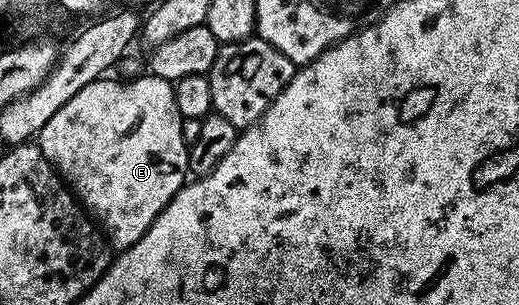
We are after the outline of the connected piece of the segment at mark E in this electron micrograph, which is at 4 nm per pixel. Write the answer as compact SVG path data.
M144 73L140 79L131 79L128 83L122 83L119 79L111 78L100 77L93 80L89 85L85 85L85 89L81 89L67 104L61 105L61 109L57 110L57 113L54 113L53 117L39 131L37 146L43 150L43 155L51 162L52 167L59 172L59 178L71 188L75 198L97 220L108 244L112 248L122 249L141 241L141 237L147 232L149 225L153 225L153 221L165 209L165 205L169 205L169 201L173 201L173 197L182 189L184 183L188 182L187 152L189 148L185 145L185 137L183 136L184 118L177 109L177 97L172 80L162 79L150 73Z

